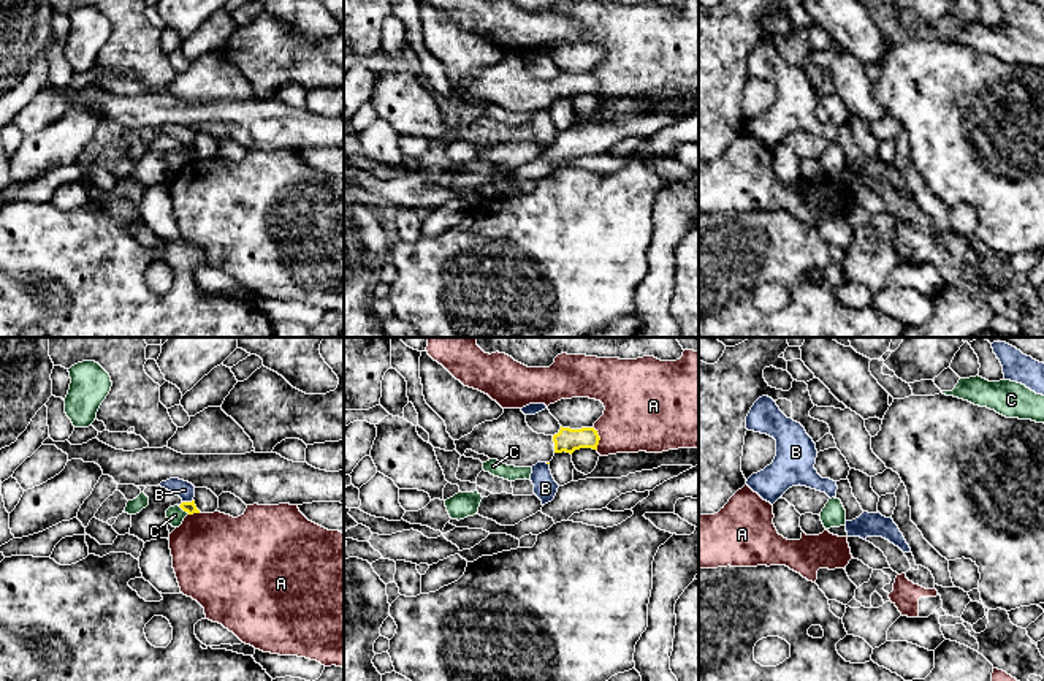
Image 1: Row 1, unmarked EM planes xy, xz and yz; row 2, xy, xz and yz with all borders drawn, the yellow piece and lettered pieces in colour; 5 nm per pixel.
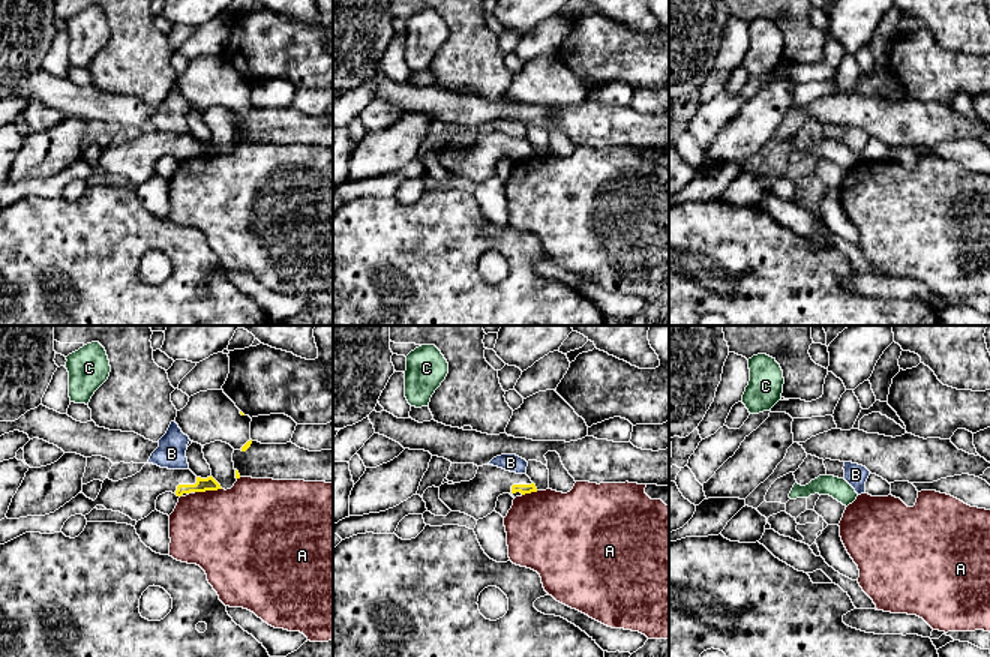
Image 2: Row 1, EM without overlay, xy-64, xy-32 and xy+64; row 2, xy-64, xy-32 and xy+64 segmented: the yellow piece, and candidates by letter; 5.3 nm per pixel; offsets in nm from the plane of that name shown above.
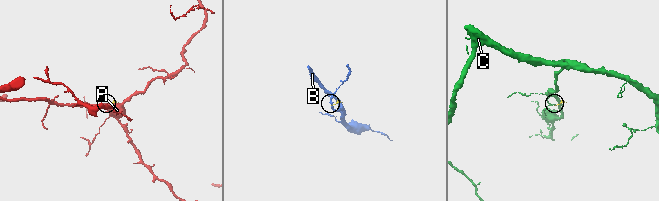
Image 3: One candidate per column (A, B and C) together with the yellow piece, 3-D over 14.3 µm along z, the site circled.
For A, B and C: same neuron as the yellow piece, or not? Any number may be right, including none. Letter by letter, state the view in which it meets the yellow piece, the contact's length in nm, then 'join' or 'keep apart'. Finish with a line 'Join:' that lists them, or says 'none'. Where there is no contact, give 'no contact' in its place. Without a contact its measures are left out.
A: xz | 120 nm | keep apart
B: xy | 60 nm | keep apart
C: xy | 80 nm | keep apart
Join: none

